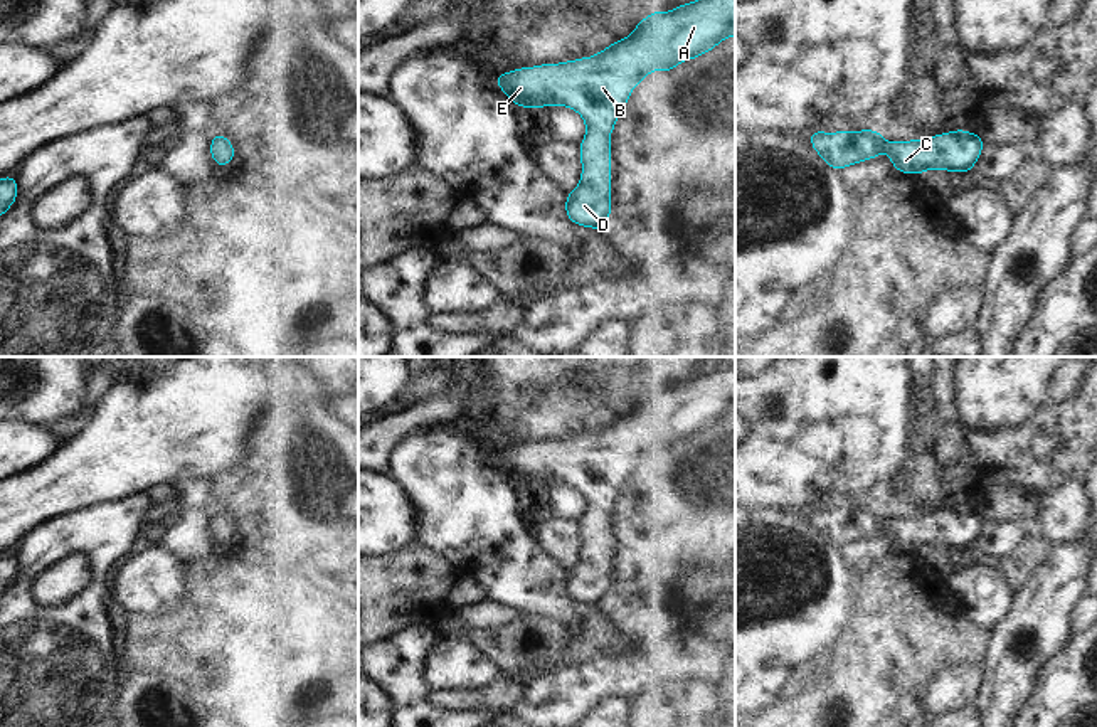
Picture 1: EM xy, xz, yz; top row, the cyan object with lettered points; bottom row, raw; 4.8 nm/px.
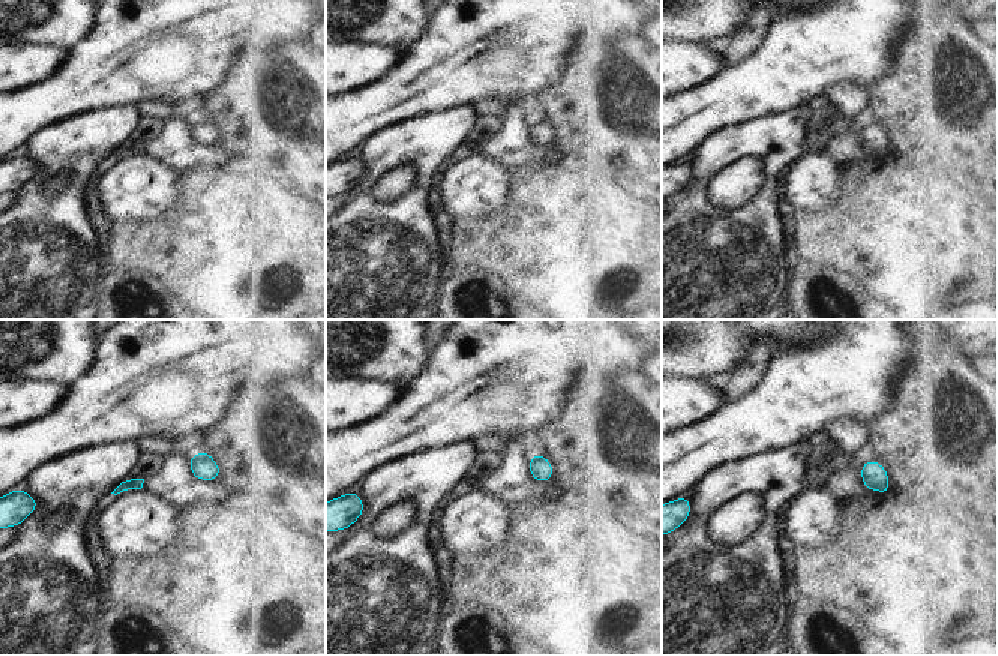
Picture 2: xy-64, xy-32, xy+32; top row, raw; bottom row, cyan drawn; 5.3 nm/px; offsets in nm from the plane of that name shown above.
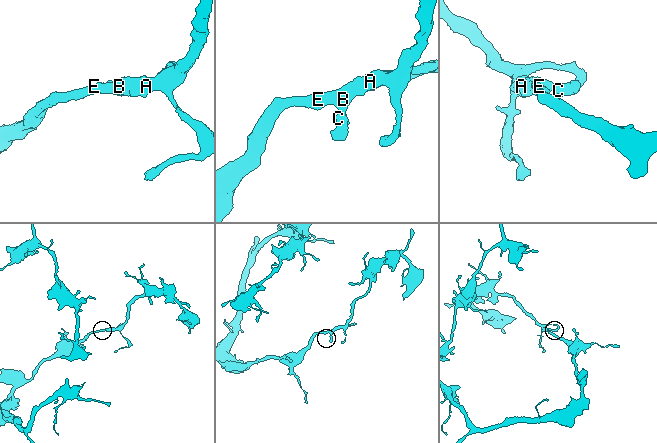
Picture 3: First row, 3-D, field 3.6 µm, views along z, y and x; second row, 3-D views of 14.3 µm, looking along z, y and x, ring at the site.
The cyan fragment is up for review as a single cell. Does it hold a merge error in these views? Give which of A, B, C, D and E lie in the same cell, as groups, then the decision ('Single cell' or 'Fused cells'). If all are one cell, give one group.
Groups: A B C D E. Single cell.

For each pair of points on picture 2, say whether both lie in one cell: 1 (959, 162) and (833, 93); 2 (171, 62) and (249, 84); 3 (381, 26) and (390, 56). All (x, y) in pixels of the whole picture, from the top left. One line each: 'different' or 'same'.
1: different
2: different
3: different

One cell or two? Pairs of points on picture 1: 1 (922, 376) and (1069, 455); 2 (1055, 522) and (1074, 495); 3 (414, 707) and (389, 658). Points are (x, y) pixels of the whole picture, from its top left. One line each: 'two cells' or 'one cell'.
1: two cells
2: one cell
3: one cell

